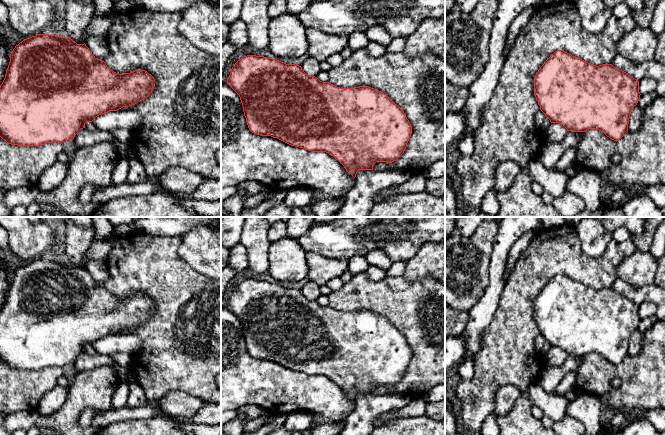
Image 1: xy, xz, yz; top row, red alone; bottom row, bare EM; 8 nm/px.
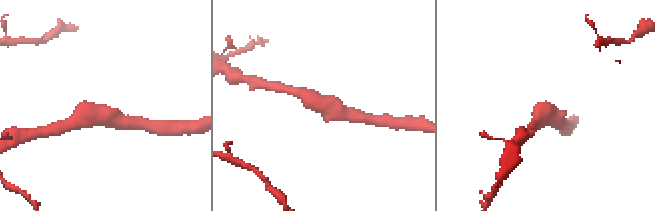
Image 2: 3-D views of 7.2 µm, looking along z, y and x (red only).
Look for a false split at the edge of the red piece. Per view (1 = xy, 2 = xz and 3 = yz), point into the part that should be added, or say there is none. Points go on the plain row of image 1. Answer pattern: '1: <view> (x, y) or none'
1: none
2: none
3: none

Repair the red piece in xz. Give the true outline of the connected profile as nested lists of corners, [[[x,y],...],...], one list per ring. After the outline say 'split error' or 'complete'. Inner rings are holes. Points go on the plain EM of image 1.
[[[247,279],[234,288],[227,303],[227,308],[239,319],[248,352],[252,357],[260,360],[271,360],[291,370],[312,376],[326,376],[338,384],[354,402],[359,394],[373,394],[373,389],[376,386],[392,387],[396,385],[404,377],[412,358],[412,350],[404,335],[383,316],[369,310],[340,312],[330,306],[322,306],[315,300],[308,300],[299,289],[286,288],[264,280]]]; complete

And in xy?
[[[37,258],[30,262],[24,263],[15,270],[10,278],[10,286],[6,294],[5,302],[0,309],[0,361],[11,369],[18,370],[38,370],[47,367],[63,367],[73,364],[75,359],[83,352],[86,346],[92,346],[97,340],[109,335],[117,335],[123,331],[129,331],[137,328],[147,322],[155,311],[155,303],[145,294],[135,294],[130,297],[119,298],[107,291],[106,287],[97,283],[86,268],[77,268],[71,262],[61,261],[49,258]]]; complete

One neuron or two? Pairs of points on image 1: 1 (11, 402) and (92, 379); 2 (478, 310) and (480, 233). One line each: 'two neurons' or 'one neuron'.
1: two neurons
2: two neurons

